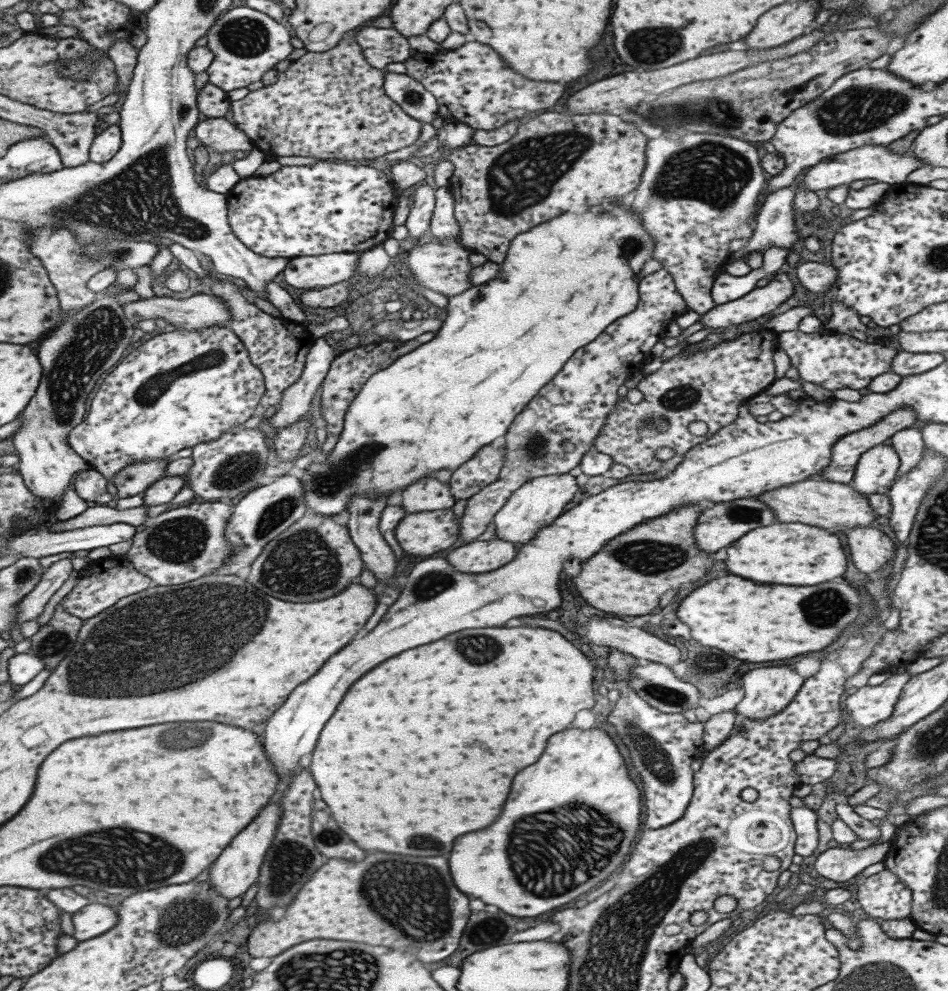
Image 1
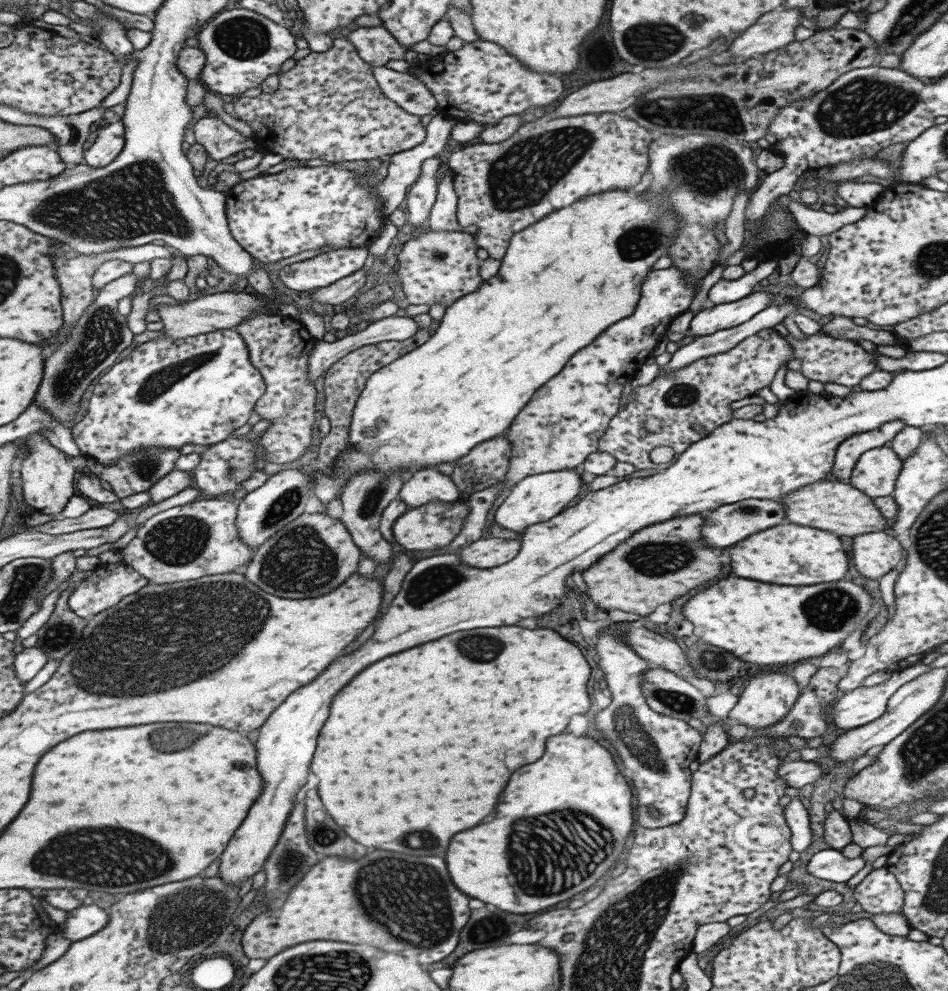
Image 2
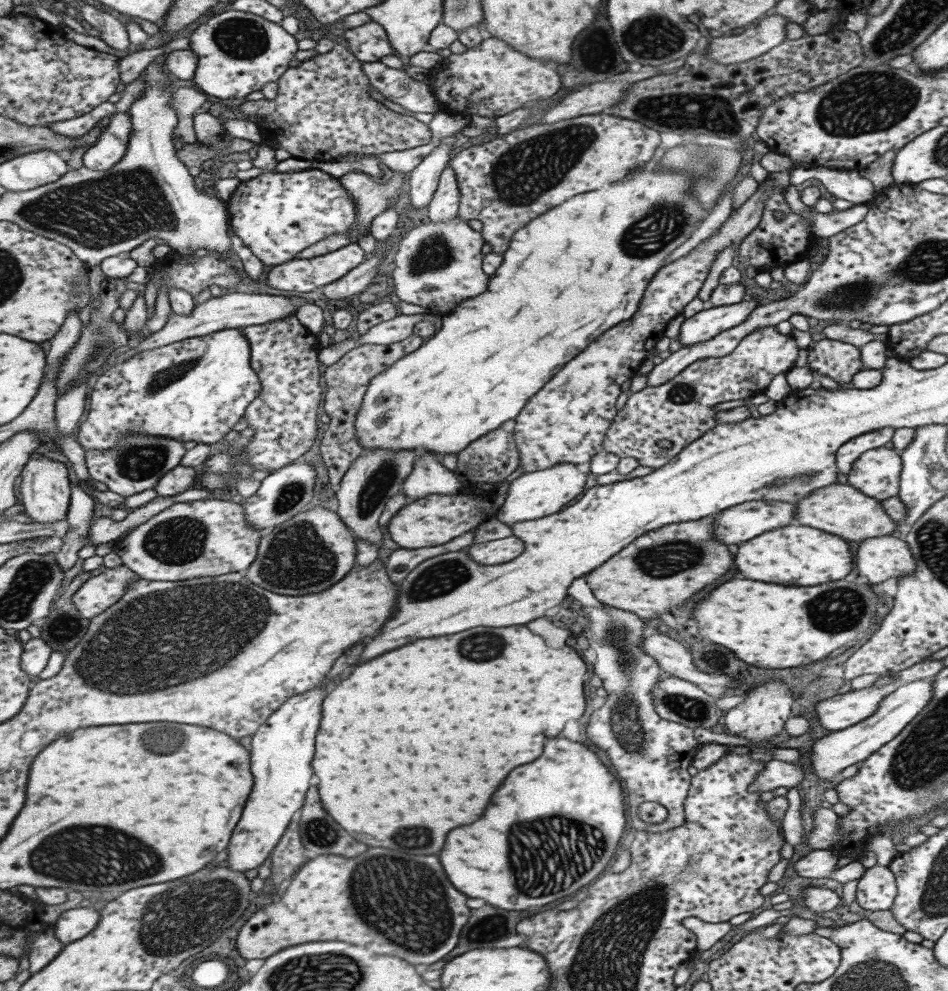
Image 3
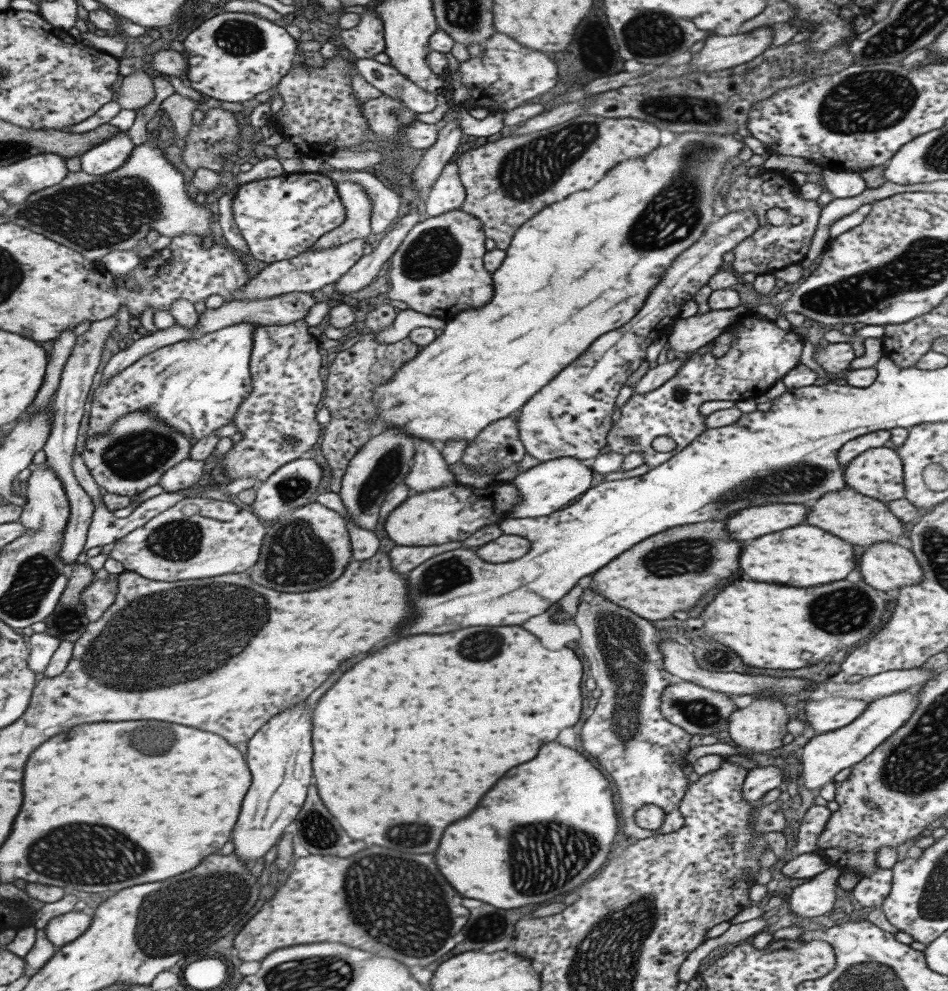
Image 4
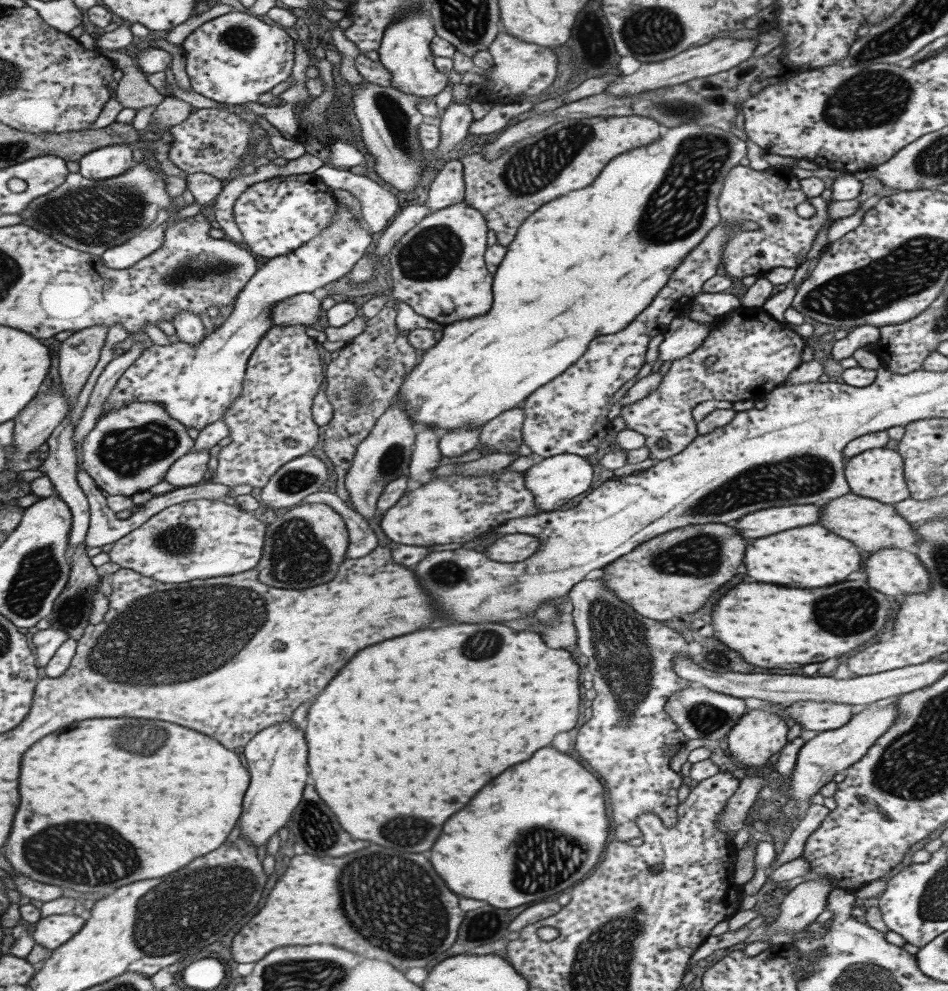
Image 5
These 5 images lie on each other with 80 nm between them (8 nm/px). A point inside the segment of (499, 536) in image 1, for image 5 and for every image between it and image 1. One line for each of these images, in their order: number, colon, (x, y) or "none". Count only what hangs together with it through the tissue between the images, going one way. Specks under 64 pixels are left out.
2: (535, 498)
3: (532, 495)
4: (544, 488)
5: (553, 480)

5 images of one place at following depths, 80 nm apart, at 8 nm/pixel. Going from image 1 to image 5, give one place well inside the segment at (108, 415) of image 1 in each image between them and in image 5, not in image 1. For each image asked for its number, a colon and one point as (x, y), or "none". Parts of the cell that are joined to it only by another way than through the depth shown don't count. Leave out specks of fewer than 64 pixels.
2: (165, 392)
3: (196, 389)
4: (194, 385)
5: (195, 384)

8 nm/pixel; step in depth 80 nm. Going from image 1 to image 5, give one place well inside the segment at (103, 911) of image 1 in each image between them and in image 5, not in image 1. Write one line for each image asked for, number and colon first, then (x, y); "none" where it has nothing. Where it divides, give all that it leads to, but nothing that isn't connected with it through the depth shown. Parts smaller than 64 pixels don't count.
2: (81, 922)
3: (73, 924)
4: (62, 929)
5: (51, 931)

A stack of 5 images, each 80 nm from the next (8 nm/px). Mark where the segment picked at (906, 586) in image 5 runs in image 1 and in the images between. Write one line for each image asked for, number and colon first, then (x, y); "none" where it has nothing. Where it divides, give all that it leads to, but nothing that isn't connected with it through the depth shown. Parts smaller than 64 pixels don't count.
1: (870, 550)
2: (873, 554)
3: (879, 558)
4: (884, 566)

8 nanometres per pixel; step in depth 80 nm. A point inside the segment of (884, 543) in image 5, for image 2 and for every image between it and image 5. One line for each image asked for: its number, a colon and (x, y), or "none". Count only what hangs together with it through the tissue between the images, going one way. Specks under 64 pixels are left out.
2: (837, 507)
3: (841, 510)
4: (857, 519)

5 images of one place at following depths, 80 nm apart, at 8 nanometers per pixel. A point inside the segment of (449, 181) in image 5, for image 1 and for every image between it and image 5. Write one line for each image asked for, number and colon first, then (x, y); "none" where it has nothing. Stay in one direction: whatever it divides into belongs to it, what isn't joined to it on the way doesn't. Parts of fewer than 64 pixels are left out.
1: (442, 225)
2: (442, 216)
3: (443, 206)
4: (446, 194)

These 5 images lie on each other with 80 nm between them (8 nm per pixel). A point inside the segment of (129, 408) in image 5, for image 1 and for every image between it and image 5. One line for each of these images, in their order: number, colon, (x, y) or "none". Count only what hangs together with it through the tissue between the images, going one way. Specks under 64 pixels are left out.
1: (135, 477)
2: (136, 472)
3: (136, 462)
4: (137, 449)

